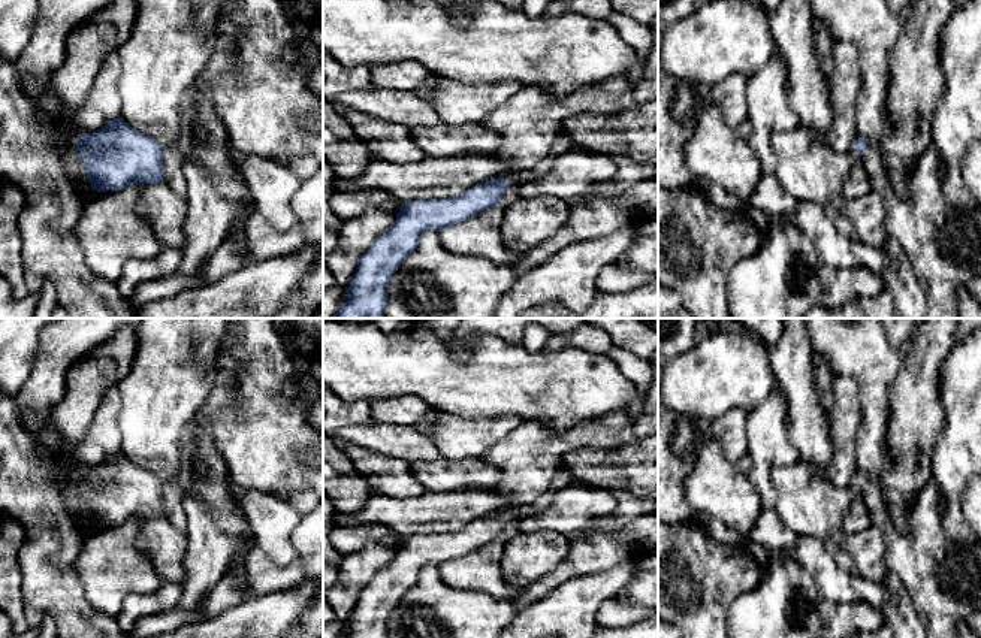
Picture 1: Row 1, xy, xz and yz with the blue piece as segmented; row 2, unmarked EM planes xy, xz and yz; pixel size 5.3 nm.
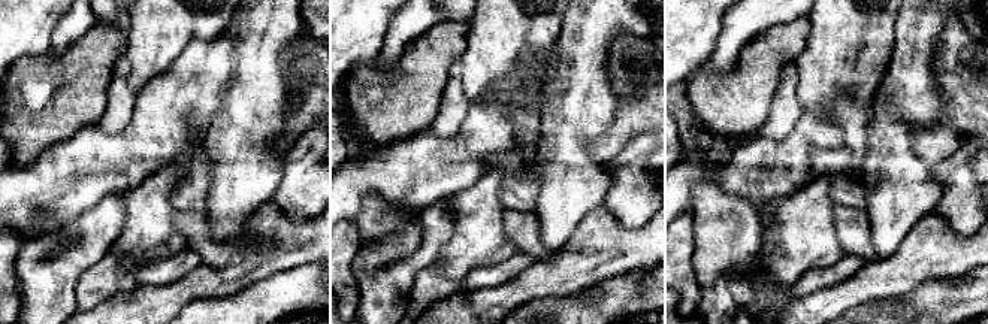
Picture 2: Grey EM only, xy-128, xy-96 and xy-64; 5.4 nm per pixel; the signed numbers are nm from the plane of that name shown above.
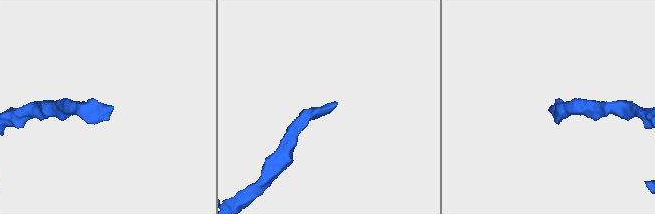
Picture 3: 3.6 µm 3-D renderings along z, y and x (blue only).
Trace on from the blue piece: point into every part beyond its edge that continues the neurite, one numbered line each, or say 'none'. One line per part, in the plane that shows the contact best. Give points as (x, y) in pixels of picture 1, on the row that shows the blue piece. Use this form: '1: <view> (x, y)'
1: yz (857, 184)

